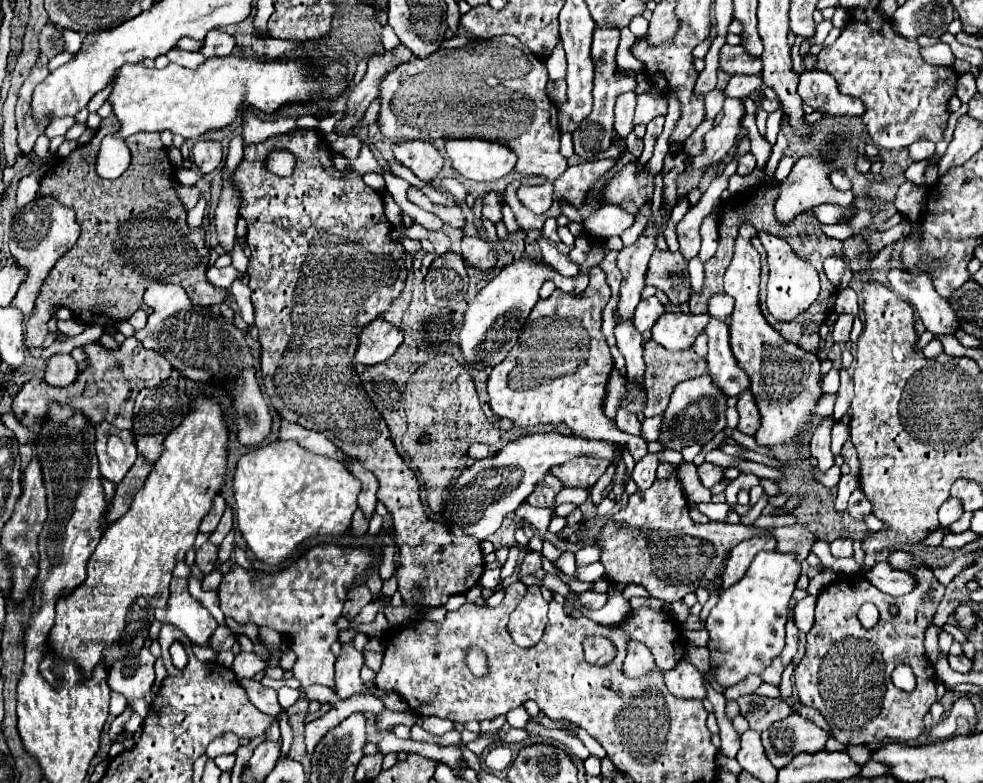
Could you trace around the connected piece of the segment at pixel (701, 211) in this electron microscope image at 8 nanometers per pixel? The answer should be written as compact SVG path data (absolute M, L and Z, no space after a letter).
M749 135L741 137L735 145L735 155L733 159L723 167L723 171L713 179L713 183L709 185L709 189L703 193L703 197L699 199L699 203L695 203L687 215L677 223L675 231L677 231L677 241L679 241L679 251L683 253L683 257L691 259L699 253L699 227L701 227L701 221L713 213L715 205L721 201L721 193L723 189L727 189L727 181L731 175L735 175L737 171L737 157L739 155L745 155L749 153Z

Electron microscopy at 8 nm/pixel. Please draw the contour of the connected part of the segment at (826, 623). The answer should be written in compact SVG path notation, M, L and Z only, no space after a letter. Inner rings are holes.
M895 549L889 553L889 565L903 569L907 573L911 573L913 577L917 577L917 585L911 593L903 595L903 597L887 597L885 593L881 593L879 589L871 587L871 583L867 583L861 575L847 575L843 579L835 579L829 587L825 587L819 595L817 595L817 605L815 605L815 621L813 627L807 633L807 651L801 659L801 663L797 665L793 677L795 677L795 689L799 693L799 699L803 705L807 707L815 707L825 721L831 727L831 735L845 743L845 745L883 745L883 743L913 743L915 739L919 739L925 733L925 723L923 717L929 713L929 707L937 701L937 675L935 669L931 665L931 661L925 655L925 647L923 647L923 633L927 629L927 625L933 621L935 611L943 599L945 587L937 581L937 577L933 575L933 571L927 565L919 565L915 567L911 563L913 553L909 551L901 551ZM929 589L935 589L935 599L931 603L923 603L923 595ZM863 603L873 603L877 605L881 617L879 623L871 629L865 629L857 617L857 611ZM895 603L899 607L897 615L889 615L887 607ZM897 665L909 665L917 677L917 687L913 691L901 691L893 685L891 681L891 671Z

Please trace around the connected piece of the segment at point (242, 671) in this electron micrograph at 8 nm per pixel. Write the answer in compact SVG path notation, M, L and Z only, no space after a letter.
M240 652L233 661L232 670L238 679L251 679L256 673L266 669L274 668L279 664L279 658L271 655L269 660L263 660L254 653Z

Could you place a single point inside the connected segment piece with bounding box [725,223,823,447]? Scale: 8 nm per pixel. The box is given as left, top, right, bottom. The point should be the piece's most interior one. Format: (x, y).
(785, 380)

